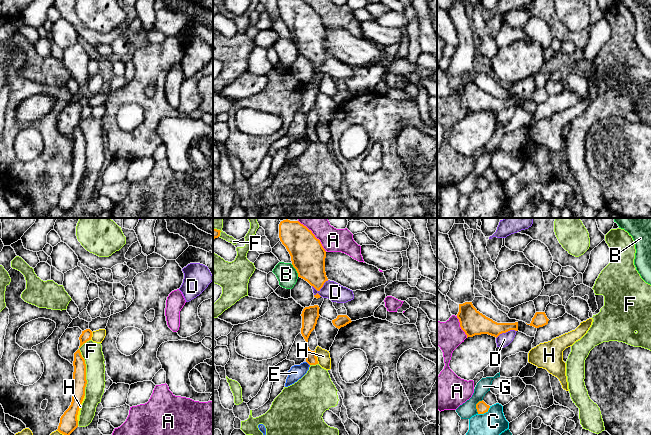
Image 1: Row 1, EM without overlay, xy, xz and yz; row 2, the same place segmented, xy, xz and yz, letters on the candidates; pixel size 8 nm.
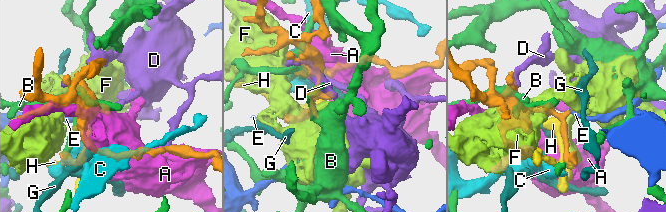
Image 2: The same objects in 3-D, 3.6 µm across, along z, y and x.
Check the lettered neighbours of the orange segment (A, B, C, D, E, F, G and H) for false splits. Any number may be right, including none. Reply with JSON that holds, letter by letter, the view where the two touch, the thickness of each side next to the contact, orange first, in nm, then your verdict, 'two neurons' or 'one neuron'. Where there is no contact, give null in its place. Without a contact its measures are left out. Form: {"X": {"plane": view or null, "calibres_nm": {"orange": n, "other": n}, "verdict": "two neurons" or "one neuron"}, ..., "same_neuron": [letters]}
{"A": {"plane": "xz", "calibres_nm": {"orange": 280, "other": 190}, "verdict": "two neurons"}, "B": {"plane": "xz", "calibres_nm": {"orange": 280, "other": 160}, "verdict": "two neurons"}, "C": {"plane": "yz", "calibres_nm": {"orange": 90, "other": 260}, "verdict": "two neurons"}, "D": {"plane": "xz", "calibres_nm": {"orange": 260, "other": 150}, "verdict": "two neurons"}, "E": {"plane": "xz", "calibres_nm": {"orange": 90, "other": 120}, "verdict": "two neurons"}, "F": {"plane": "xy", "calibres_nm": {"orange": 110, "other": 160}, "verdict": "two neurons"}, "G": {"plane": "yz", "calibres_nm": {"orange": 90, "other": 130}, "verdict": "two neurons"}, "H": {"plane": "xz", "calibres_nm": {"orange": 90, "other": 110}, "verdict": "two neurons"}, "same_neuron": []}

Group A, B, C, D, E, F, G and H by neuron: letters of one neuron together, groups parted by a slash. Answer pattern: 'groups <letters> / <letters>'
groups A / B / C / D / E / F / G / H

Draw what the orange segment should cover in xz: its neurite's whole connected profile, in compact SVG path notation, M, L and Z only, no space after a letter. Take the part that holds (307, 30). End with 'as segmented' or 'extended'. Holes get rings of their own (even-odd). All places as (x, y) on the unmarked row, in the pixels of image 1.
M279 0L279 14L291 32L298 53L320 67L328 57L326 27L320 16L303 0Z; as segmented

